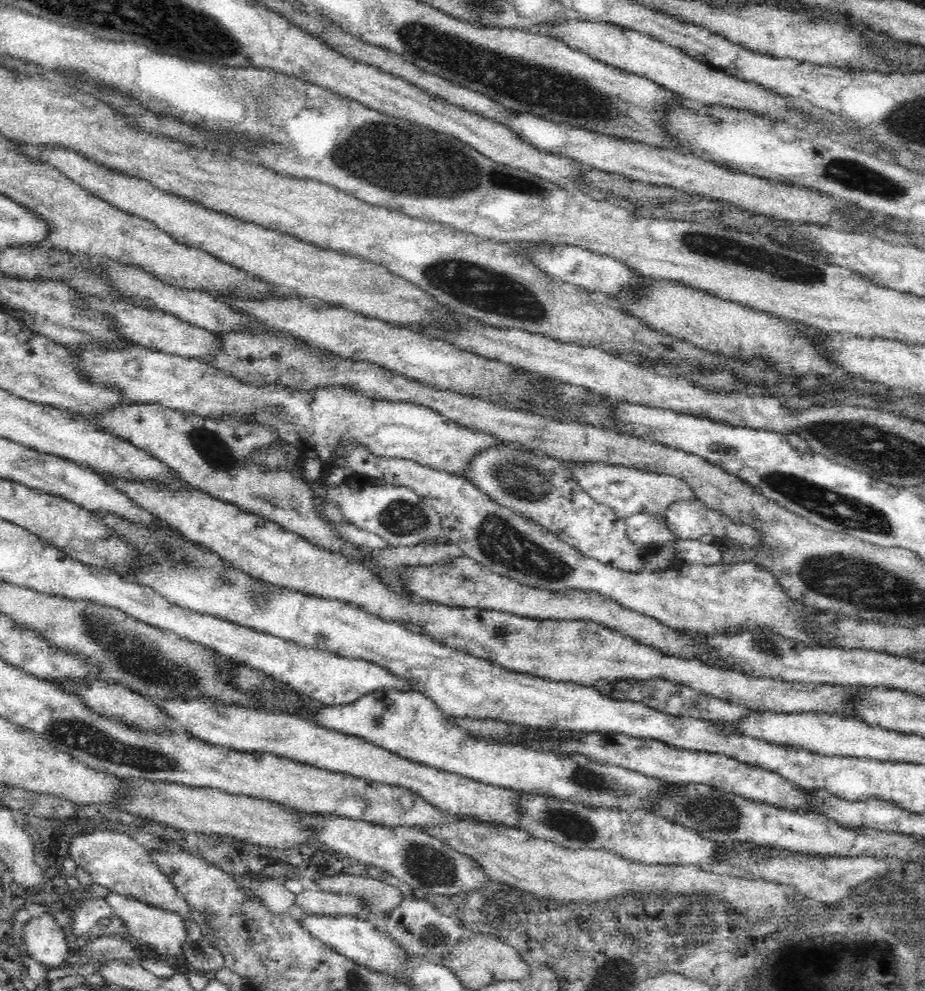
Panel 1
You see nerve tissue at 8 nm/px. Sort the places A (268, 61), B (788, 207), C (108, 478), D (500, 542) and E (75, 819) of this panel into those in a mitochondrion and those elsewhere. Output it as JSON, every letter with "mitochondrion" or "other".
{"A":"other","B":"other","C":"other","D":"mitochondrion","E":"other"}

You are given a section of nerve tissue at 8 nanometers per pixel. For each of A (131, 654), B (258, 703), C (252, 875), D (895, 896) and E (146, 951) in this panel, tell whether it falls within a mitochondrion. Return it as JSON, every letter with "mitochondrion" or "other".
{"A":"mitochondrion","B":"other","C":"other","D":"mitochondrion","E":"other"}

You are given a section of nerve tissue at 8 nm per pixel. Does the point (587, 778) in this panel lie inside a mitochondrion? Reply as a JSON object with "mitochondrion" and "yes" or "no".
{"mitochondrion":"yes"}

